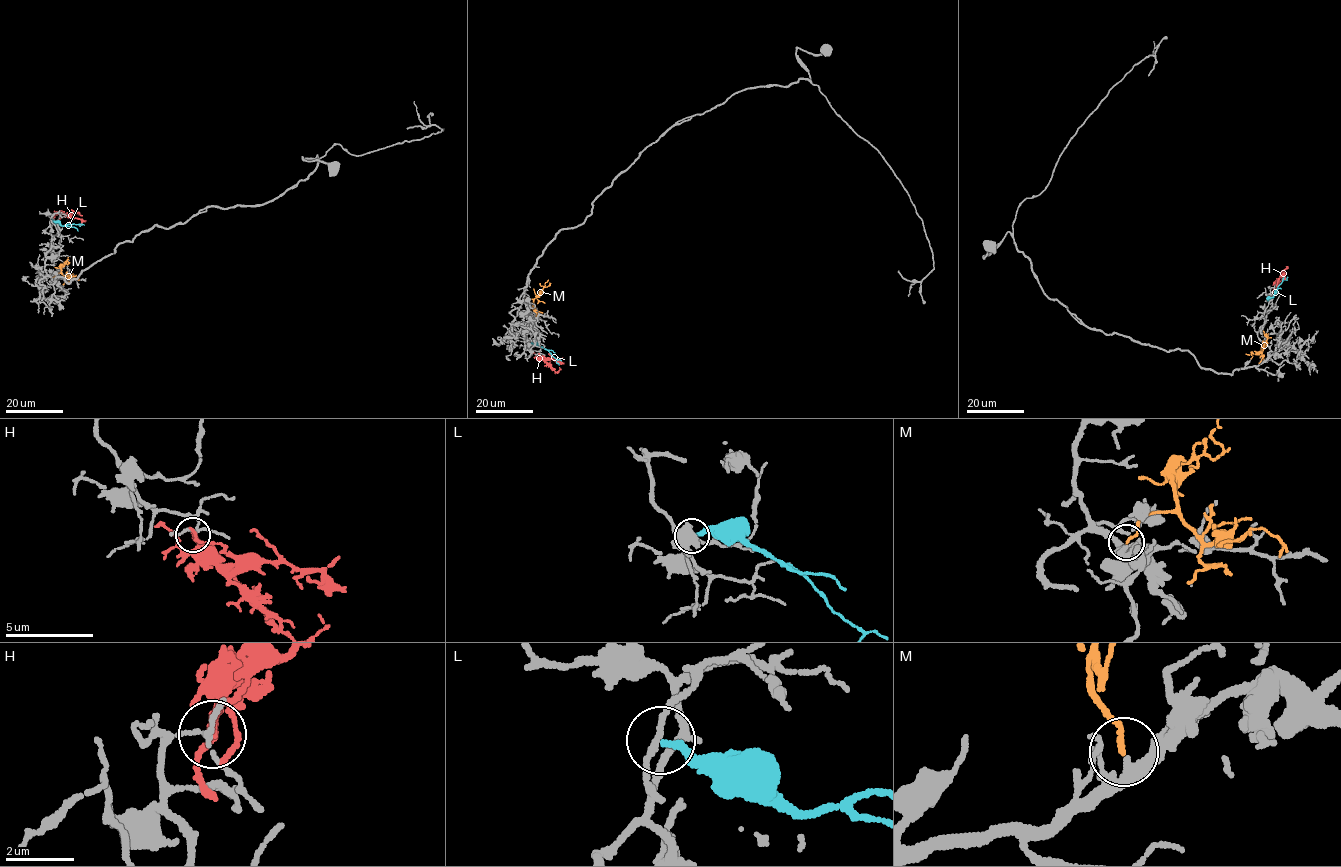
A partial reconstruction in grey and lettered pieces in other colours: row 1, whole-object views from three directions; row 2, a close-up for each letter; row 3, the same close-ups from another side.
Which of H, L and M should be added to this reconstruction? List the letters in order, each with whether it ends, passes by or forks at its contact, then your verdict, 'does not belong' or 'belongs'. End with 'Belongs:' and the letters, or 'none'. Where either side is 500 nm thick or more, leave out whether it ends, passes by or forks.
H: it ends | does not belong
L: it ends | does not belong
M: it ends | belongs
Belongs: M

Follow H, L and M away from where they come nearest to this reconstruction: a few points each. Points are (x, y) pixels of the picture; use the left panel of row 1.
H: (59, 216), (75, 212), (80, 215)
L: (51, 220), (63, 225), (81, 225)
M: (53, 278), (61, 273), (66, 278), (75, 275), (78, 280)

